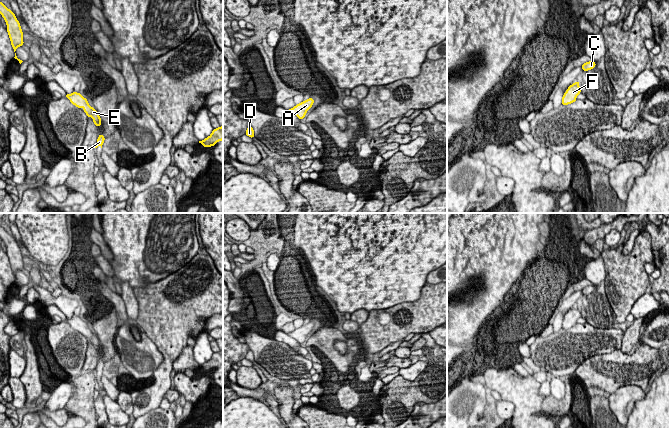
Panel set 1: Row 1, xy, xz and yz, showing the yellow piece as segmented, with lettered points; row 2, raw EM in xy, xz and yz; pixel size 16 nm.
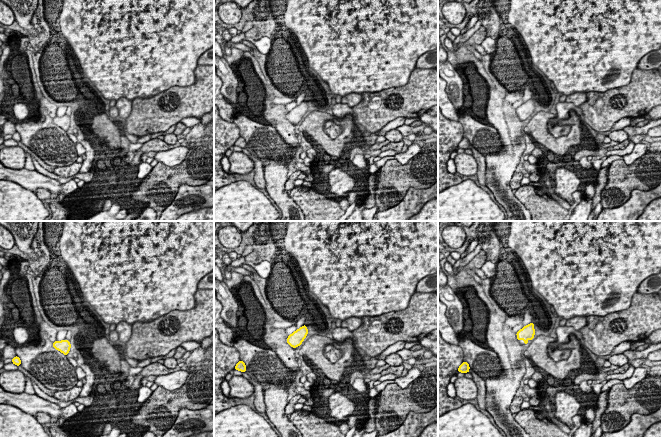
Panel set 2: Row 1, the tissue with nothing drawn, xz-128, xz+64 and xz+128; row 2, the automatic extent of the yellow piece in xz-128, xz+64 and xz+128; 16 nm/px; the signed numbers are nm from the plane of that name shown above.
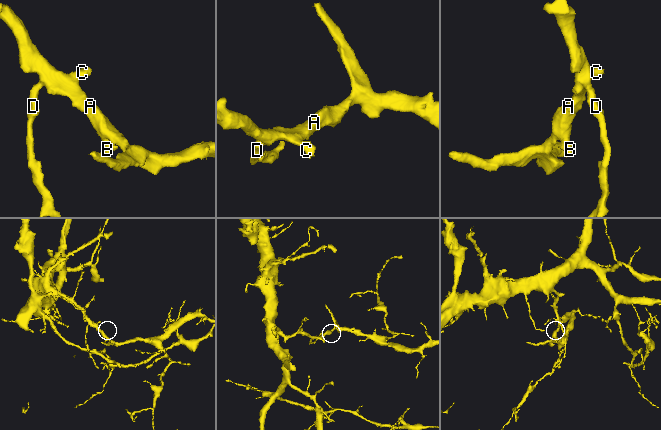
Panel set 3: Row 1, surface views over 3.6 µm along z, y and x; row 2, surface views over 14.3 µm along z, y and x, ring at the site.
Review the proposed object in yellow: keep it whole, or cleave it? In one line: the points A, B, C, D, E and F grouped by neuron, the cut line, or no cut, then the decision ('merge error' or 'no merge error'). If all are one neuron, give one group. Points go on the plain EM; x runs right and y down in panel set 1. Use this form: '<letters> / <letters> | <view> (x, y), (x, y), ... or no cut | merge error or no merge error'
A B C D E F | no cut | no merge error

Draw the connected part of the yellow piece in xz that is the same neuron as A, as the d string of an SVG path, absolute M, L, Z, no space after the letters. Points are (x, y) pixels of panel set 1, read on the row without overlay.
M309 322L306 325L301 326L298 329L295 329L293 332L289 333L288 335L295 338L299 343L305 342L306 336L311 332L314 327L313 322Z

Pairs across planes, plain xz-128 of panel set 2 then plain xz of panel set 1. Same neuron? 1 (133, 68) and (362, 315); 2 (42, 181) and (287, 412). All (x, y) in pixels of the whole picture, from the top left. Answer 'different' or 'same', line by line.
1: different
2: different

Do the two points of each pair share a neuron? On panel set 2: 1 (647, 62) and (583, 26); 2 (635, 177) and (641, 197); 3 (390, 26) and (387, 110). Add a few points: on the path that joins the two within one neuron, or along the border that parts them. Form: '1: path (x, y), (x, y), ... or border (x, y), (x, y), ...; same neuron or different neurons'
1: border (650, 51), (639, 61), (636, 67); different neurons
2: border (650, 189), (634, 189), (630, 196), (620, 204); different neurons
3: border (409, 78), (403, 85), (365, 92); different neurons

